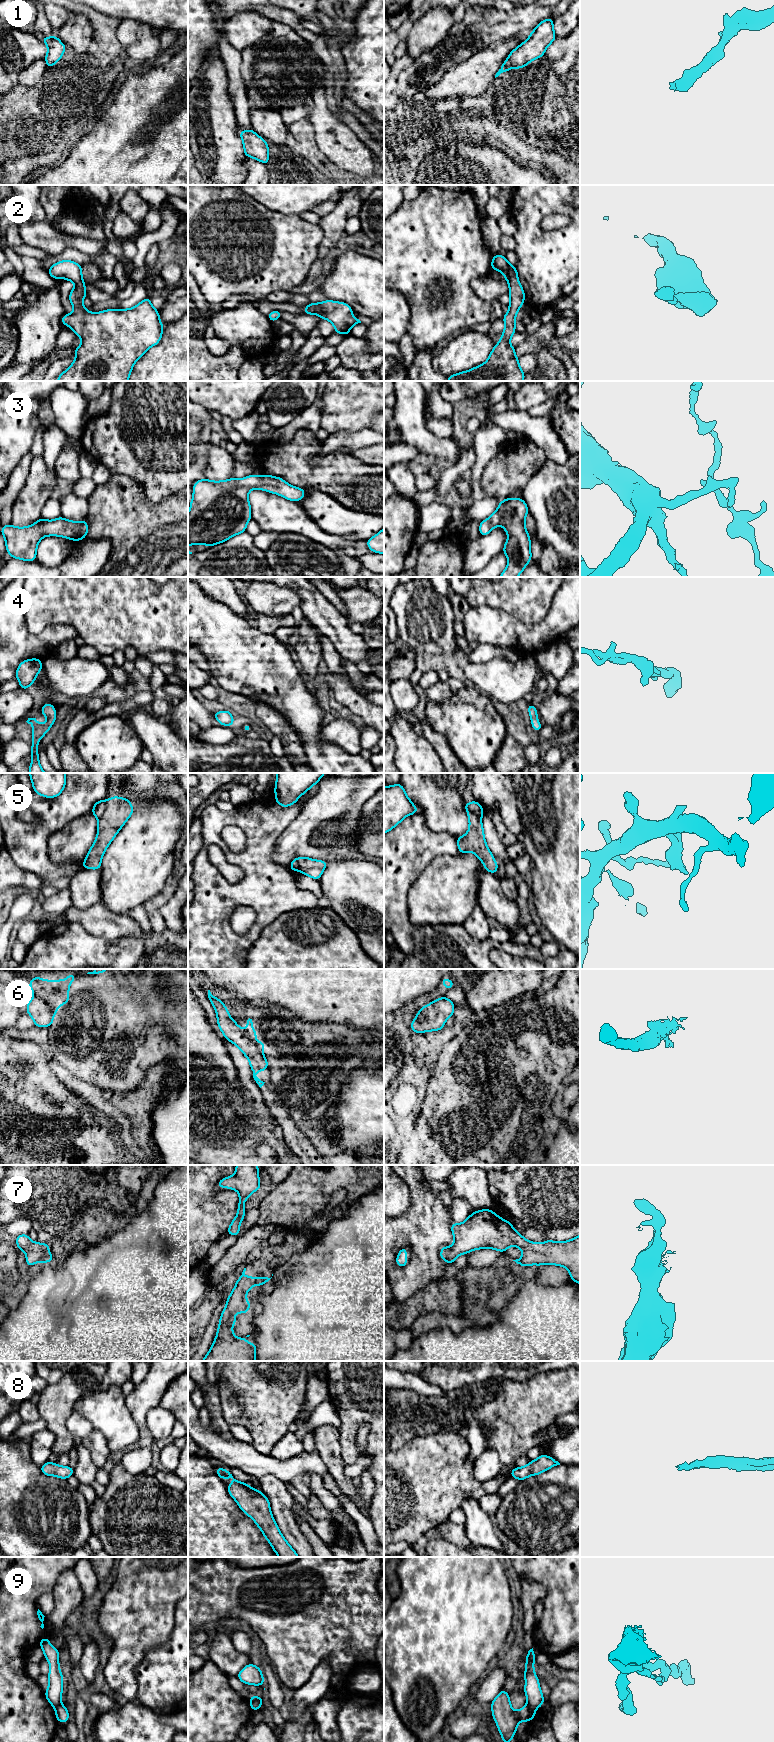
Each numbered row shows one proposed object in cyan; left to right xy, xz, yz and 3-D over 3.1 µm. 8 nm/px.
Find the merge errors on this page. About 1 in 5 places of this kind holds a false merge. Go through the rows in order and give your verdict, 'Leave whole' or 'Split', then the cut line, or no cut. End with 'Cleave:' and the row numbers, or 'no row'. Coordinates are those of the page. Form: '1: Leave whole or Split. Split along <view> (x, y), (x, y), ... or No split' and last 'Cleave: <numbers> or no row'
1: Leave whole. No split
2: Leave whole. No split
3: Leave whole. No split
4: Leave whole. No split
5: Split. Split along xy (105, 801), (105, 811), (98, 819)
6: Leave whole. No split
7: Leave whole. No split
8: Leave whole. No split
9: Split. Split along yz (527, 1705), (535, 1708)
Cleave: 5, 9

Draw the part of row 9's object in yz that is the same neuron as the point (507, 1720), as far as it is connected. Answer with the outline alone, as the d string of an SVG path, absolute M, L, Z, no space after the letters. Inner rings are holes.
M504 1688L491 1702L491 1708L492 1717L497 1724L503 1742L510 1742L516 1734L519 1722L528 1722L533 1720L536 1711L536 1708L524 1706L517 1712L514 1712L511 1707L509 1694L504 1690Z

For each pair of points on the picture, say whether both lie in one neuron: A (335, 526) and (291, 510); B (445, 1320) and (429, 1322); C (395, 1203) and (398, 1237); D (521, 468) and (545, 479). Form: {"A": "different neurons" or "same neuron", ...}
{"A": "different neurons", "B": "same neuron", "C": "different neurons", "D": "different neurons"}

